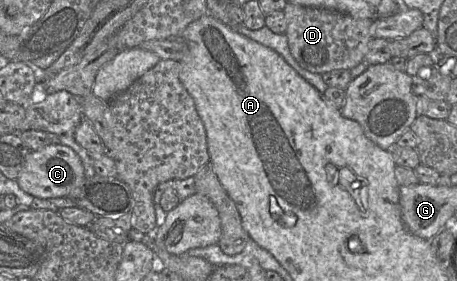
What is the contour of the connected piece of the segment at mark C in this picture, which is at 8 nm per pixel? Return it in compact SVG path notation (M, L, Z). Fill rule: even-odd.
M61 143L47 145L31 151L26 158L22 171L16 179L20 188L35 198L72 198L85 182L84 168L78 154Z

